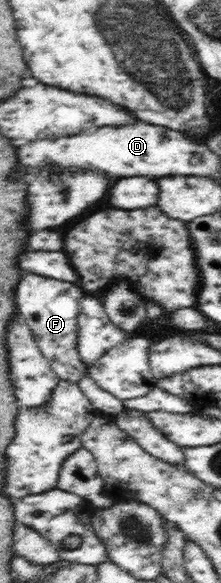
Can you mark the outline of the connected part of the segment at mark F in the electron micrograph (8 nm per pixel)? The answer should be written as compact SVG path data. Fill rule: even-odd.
M27 274L17 288L17 306L23 319L27 321L27 327L32 330L41 354L47 358L53 372L57 374L60 380L78 383L81 378L88 374L88 366L83 363L83 359L79 357L79 349L77 349L78 326L77 316L79 316L81 298L83 298L83 290L77 288L73 282L63 282L54 278L41 278L37 274Z

